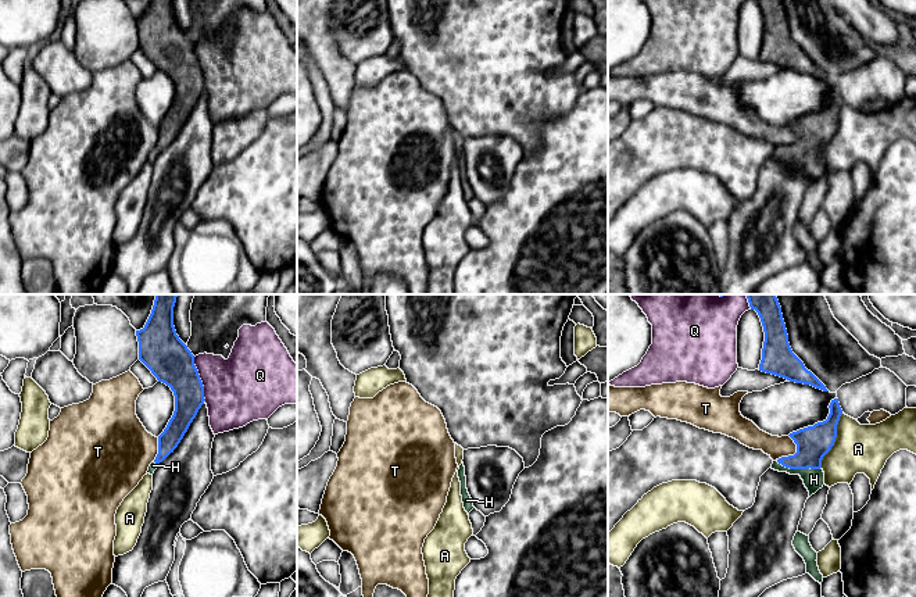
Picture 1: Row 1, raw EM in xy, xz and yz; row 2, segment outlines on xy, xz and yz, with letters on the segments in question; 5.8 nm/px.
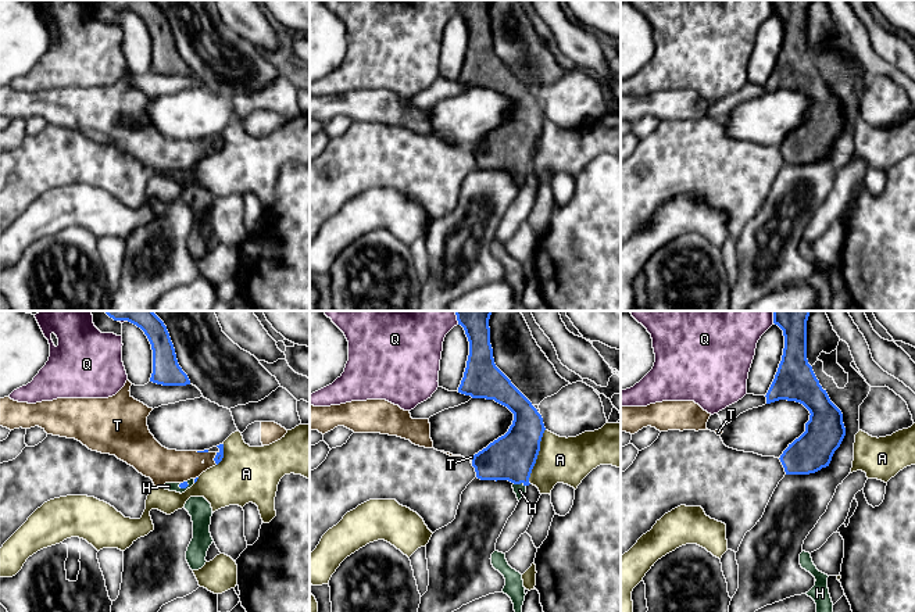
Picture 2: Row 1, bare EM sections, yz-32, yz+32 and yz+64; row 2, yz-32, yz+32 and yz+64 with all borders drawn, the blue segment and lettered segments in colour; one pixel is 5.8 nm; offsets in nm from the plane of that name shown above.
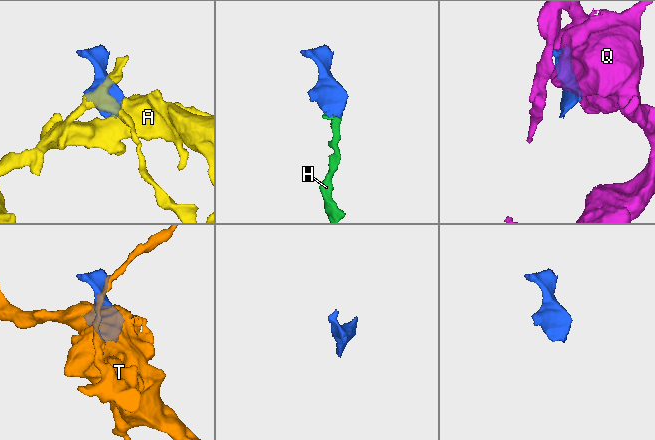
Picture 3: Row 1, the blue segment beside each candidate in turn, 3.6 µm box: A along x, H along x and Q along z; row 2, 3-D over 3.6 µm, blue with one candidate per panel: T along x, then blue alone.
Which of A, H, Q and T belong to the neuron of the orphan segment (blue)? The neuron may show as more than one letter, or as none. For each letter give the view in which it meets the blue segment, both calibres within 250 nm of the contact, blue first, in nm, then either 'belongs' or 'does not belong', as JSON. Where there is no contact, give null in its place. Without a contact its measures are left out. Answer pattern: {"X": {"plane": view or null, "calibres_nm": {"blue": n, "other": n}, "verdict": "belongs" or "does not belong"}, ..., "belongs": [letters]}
{"A": {"plane": "yz", "calibres_nm": {"blue": 190, "other": 280}, "verdict": "does not belong"}, "H": {"plane": "yz", "calibres_nm": {"blue": 190, "other": 130}, "verdict": "belongs"}, "Q": {"plane": "xy", "calibres_nm": {"blue": 260, "other": 380}, "verdict": "does not belong"}, "T": {"plane": "yz", "calibres_nm": {"blue": 190, "other": 120}, "verdict": "does not belong"}, "belongs": ["H"]}

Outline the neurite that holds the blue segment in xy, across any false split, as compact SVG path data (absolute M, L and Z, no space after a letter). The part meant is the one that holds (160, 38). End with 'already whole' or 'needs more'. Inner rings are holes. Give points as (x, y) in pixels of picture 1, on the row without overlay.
M151 0L136 25L139 49L158 71L169 75L175 85L173 104L158 125L158 143L147 160L153 164L158 153L178 136L204 93L204 75L194 54L194 44L176 24L173 0Z; needs more

